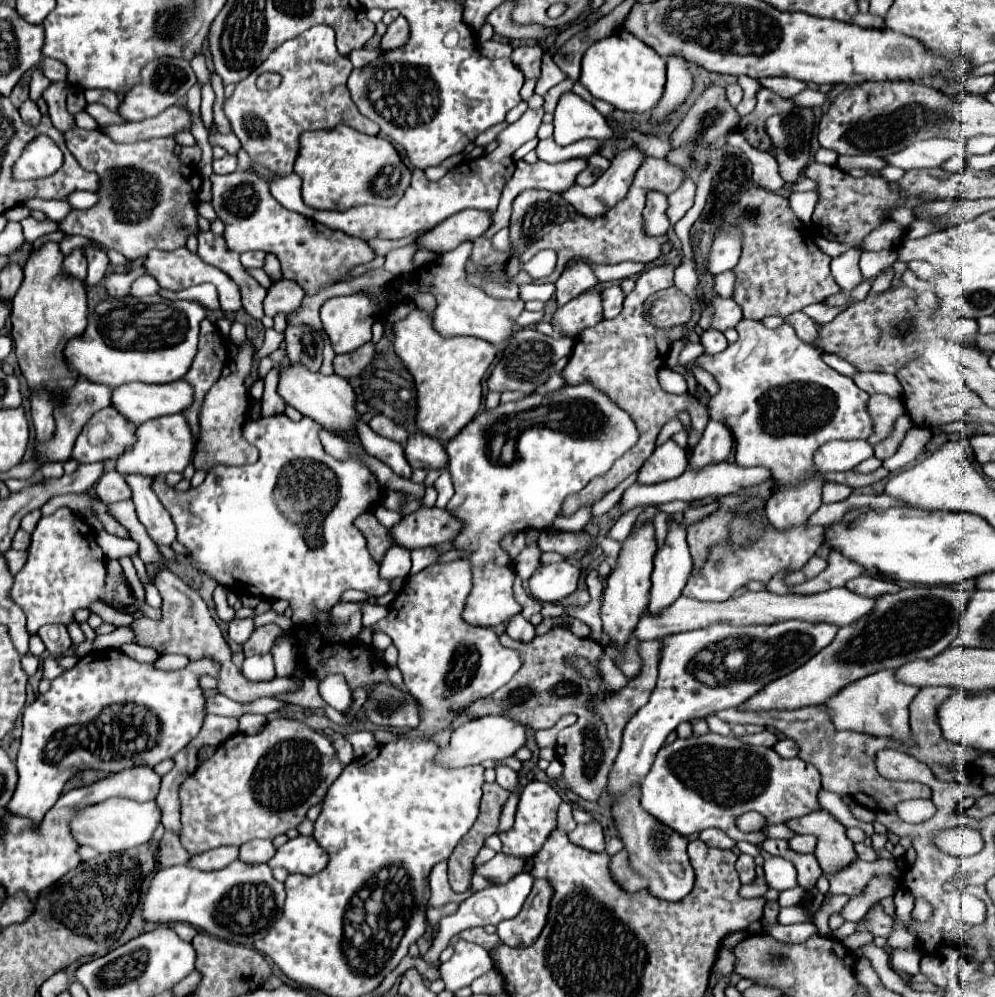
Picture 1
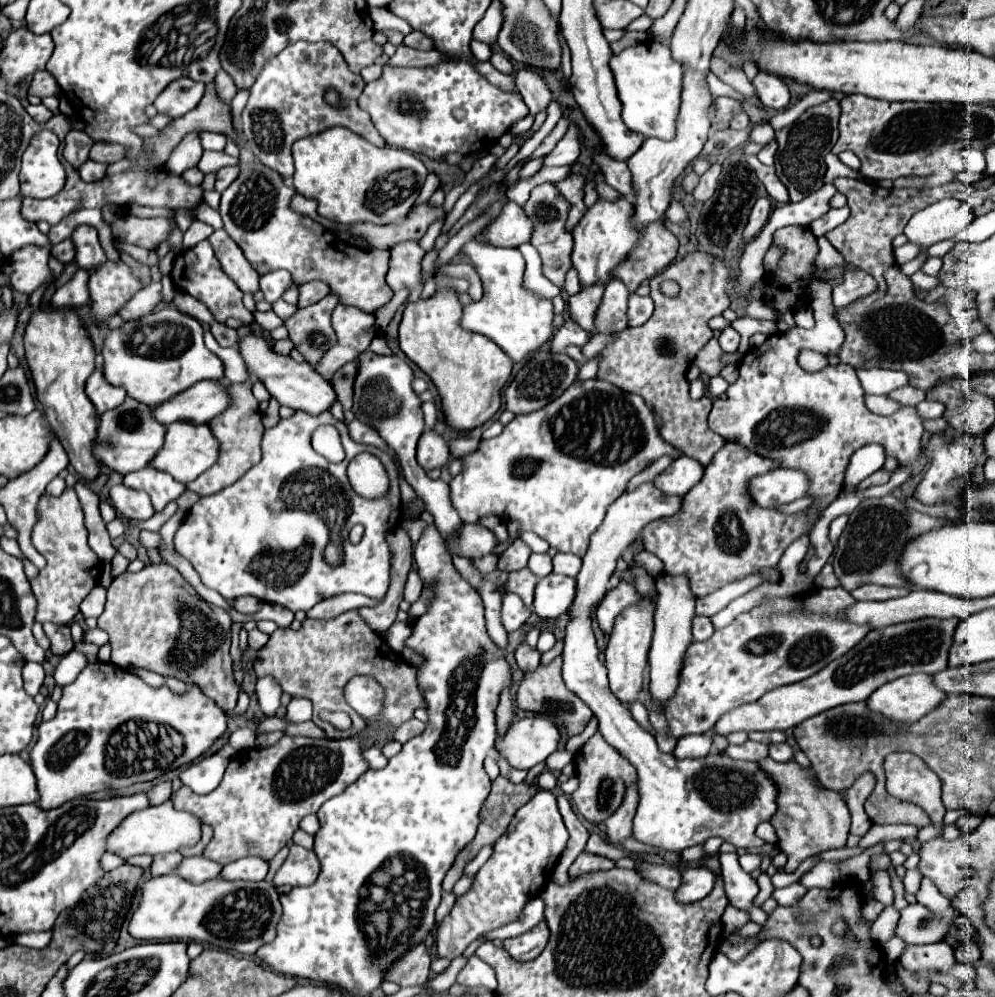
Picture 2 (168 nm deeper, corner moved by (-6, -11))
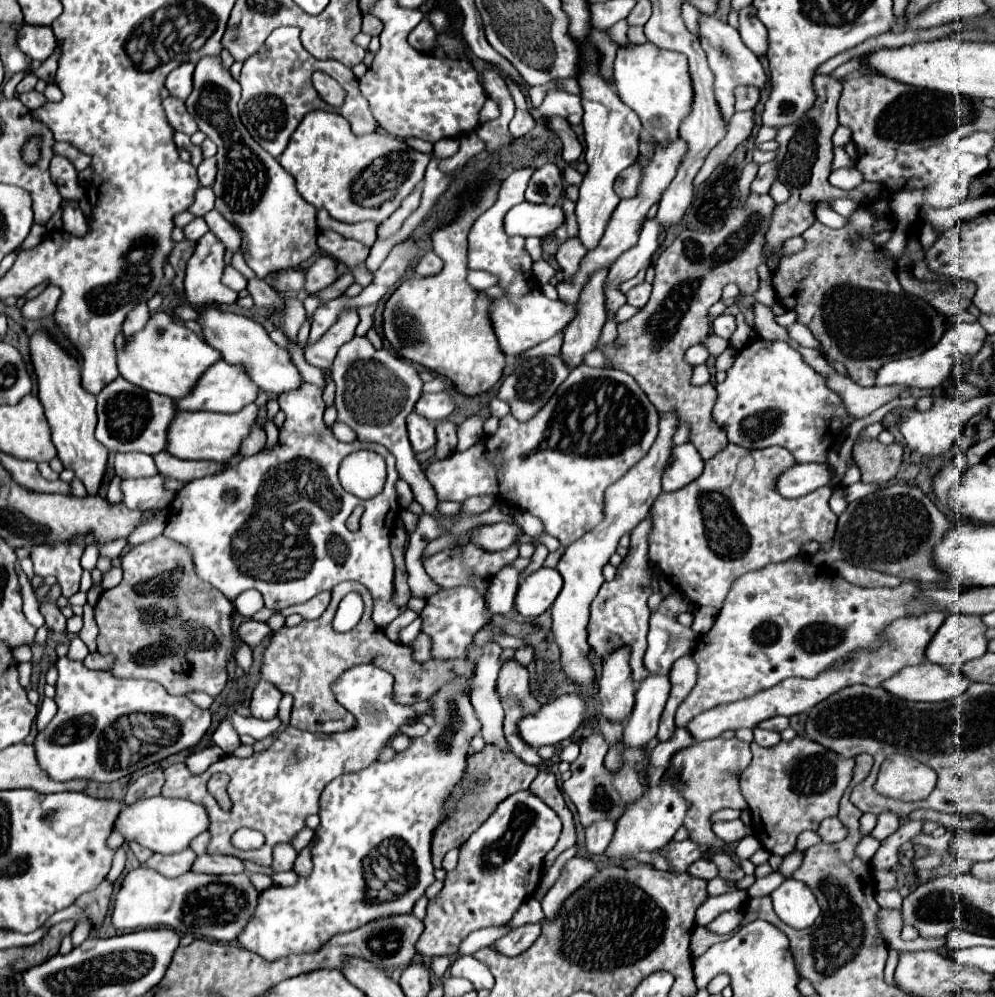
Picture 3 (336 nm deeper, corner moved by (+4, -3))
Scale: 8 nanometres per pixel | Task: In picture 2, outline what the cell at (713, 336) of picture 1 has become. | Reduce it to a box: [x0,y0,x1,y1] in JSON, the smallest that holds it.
[719,327,739,353]

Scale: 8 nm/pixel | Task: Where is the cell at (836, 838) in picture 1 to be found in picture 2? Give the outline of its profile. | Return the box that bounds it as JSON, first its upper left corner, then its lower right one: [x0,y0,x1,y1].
[759,757,851,873]

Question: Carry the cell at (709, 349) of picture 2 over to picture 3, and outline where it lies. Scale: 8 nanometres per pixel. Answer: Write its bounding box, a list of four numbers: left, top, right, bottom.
[703,333,729,357]

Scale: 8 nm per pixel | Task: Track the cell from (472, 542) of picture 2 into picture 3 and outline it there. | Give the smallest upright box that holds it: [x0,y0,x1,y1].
[471,523,523,551]

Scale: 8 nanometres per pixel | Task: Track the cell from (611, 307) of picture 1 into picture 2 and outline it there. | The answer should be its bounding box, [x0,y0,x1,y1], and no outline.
[627,295,653,327]

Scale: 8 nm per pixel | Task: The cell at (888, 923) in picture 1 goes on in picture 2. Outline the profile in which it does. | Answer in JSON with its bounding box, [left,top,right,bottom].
[901,941,955,971]

